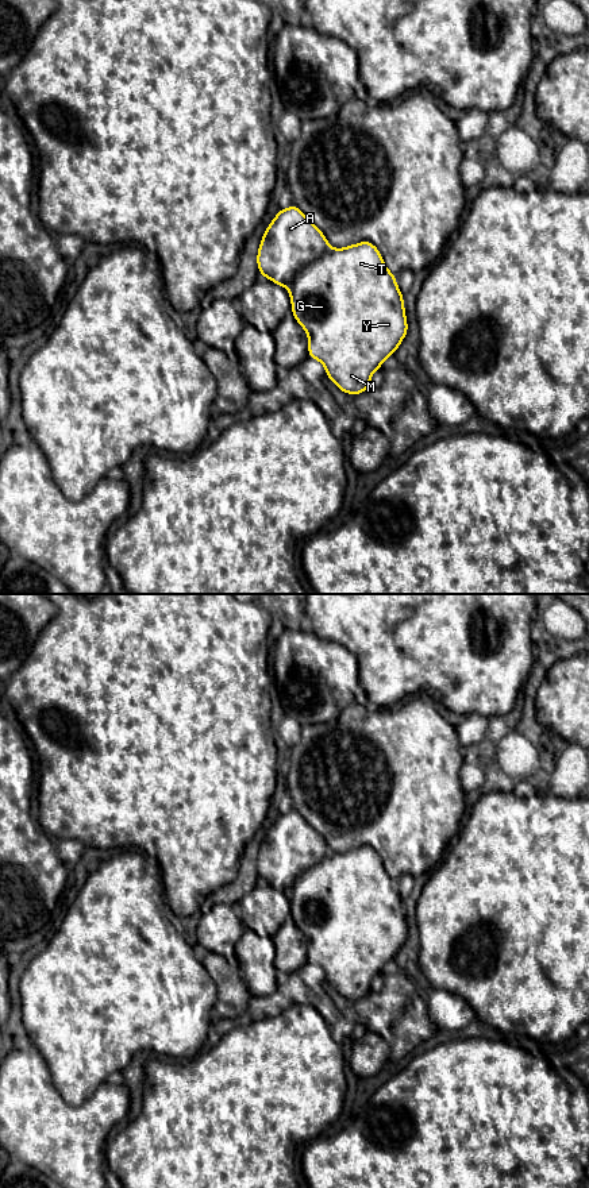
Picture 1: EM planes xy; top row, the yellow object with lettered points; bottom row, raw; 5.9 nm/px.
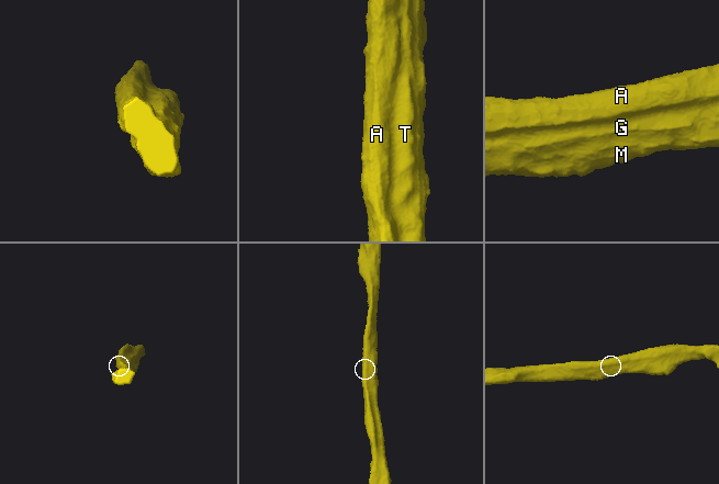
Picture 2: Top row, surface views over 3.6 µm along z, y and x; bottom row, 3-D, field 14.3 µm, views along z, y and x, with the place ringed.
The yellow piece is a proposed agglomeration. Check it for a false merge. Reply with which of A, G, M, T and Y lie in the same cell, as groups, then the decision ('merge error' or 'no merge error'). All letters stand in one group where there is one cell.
A / G M T Y | merge error

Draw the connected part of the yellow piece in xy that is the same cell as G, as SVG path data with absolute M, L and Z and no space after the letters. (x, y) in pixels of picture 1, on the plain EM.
M369 845L343 853L330 852L317 864L308 868L289 892L292 919L308 940L308 963L323 968L326 981L350 1000L358 1000L370 992L372 980L384 965L394 960L408 938L404 899L396 880L390 878L380 855Z

